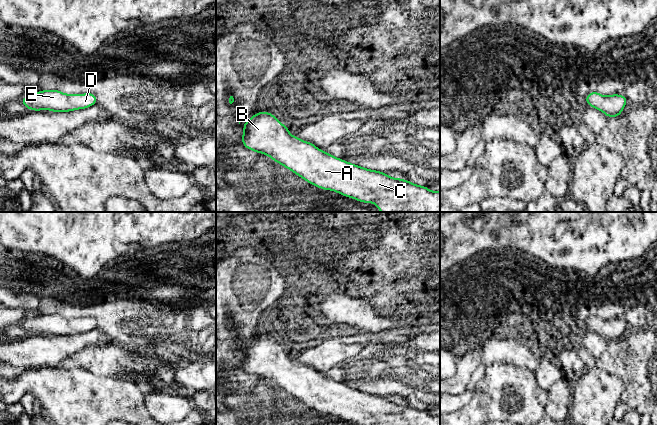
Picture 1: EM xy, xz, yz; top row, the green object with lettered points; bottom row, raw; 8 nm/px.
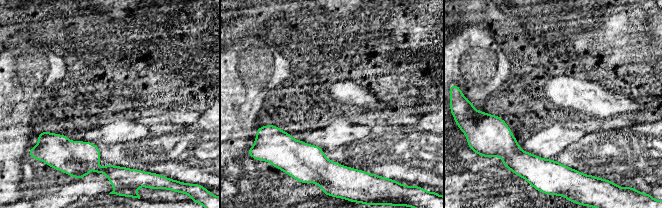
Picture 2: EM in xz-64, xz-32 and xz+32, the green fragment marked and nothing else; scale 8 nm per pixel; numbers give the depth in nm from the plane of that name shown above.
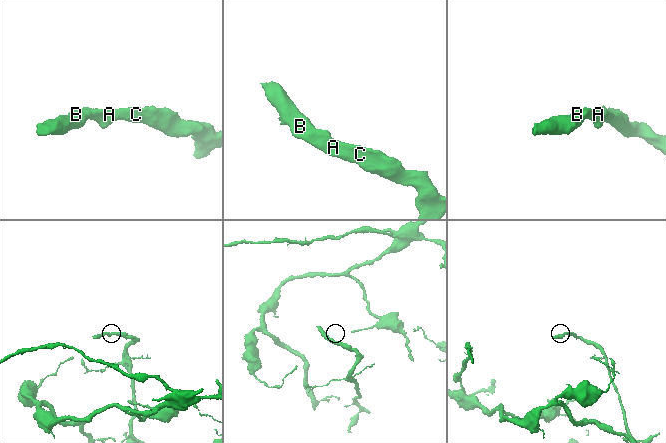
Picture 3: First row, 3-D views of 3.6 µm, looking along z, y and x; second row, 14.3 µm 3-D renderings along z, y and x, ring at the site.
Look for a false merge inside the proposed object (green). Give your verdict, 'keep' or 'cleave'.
keep

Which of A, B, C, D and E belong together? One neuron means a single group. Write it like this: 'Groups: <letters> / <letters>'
Groups: A B C D E

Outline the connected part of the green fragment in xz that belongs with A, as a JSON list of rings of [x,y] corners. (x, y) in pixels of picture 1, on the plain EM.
[[[258,336],[244,347],[242,368],[249,374],[269,380],[318,412],[332,414],[358,425],[440,425],[439,415],[430,415],[426,410],[351,388],[318,373],[311,366],[292,360],[288,351],[268,336]]]

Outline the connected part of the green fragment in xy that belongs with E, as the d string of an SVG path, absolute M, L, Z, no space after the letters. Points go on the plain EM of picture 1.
M43 314L27 319L21 325L26 332L33 335L68 336L96 328L97 321L93 317L64 318L59 314Z

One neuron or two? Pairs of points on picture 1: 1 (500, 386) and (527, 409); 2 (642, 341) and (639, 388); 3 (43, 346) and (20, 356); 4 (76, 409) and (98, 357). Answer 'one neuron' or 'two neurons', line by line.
1: one neuron
2: one neuron
3: one neuron
4: two neurons

